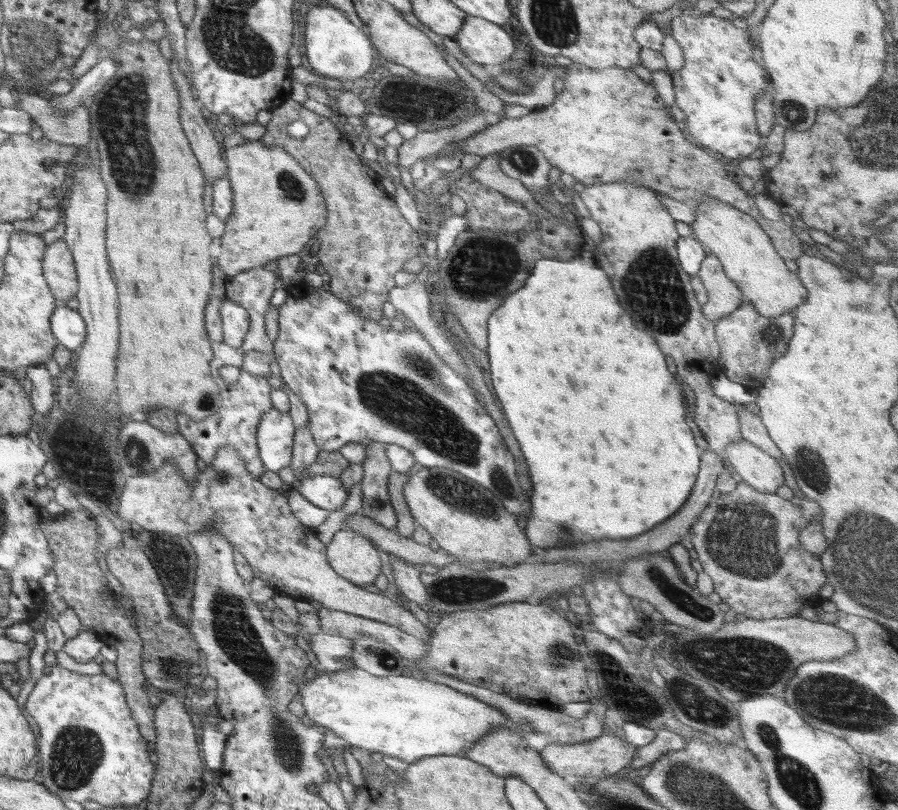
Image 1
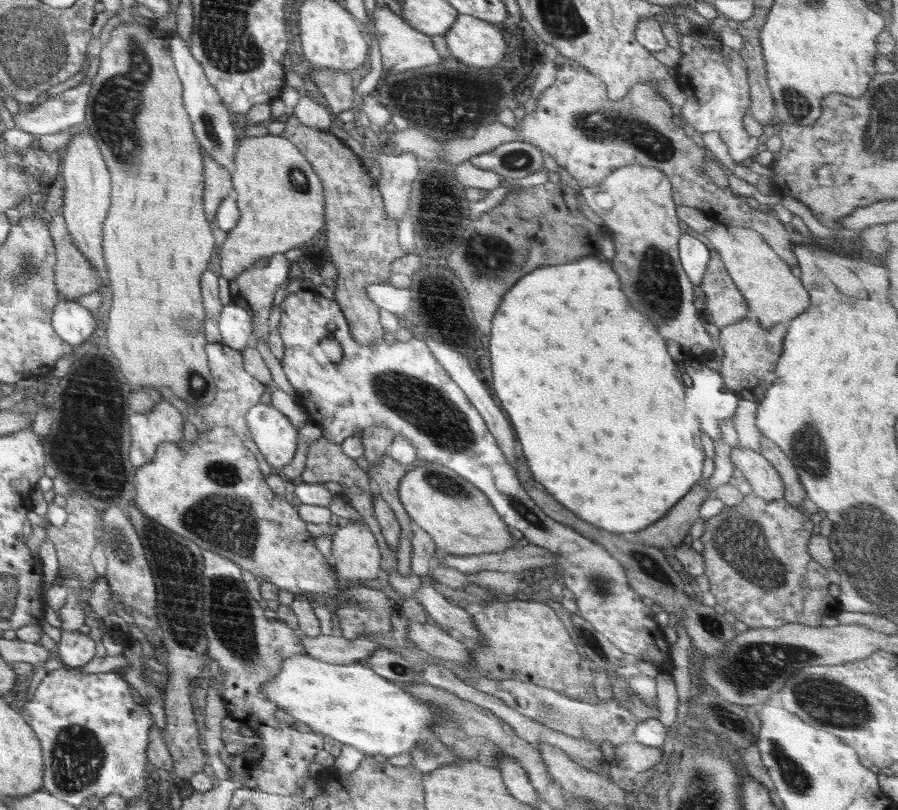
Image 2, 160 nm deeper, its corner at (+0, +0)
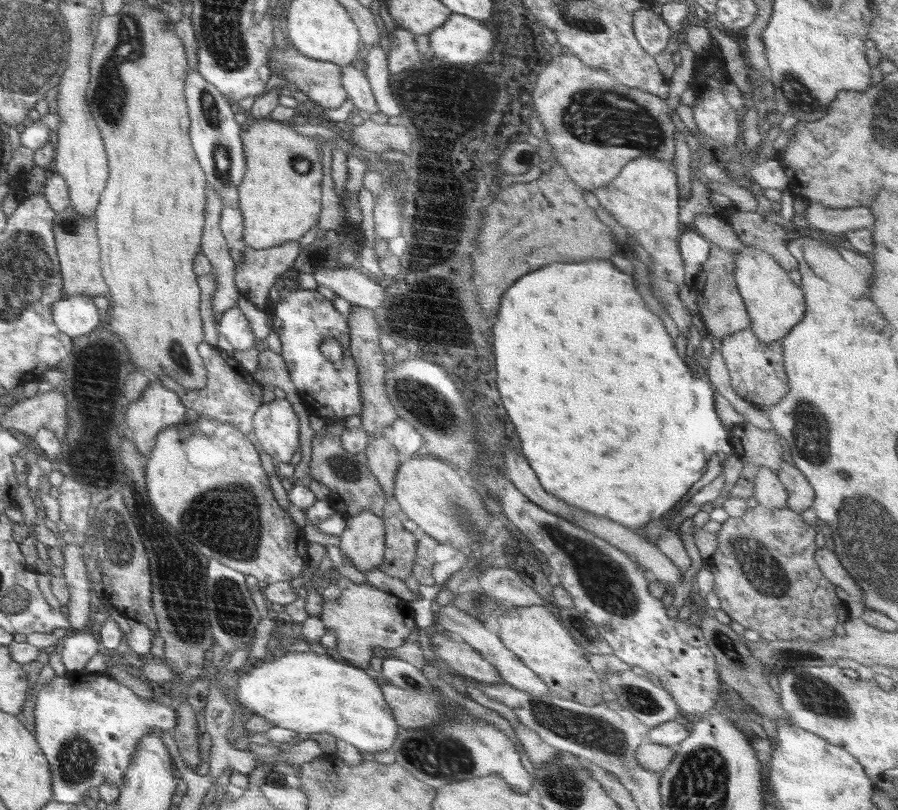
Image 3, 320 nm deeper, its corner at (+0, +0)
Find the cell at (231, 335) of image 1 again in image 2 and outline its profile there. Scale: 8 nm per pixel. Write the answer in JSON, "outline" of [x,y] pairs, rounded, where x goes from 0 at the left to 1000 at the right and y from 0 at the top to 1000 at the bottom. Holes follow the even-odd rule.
{"outline":[[[256,374],[247,380],[243,405],[247,414],[247,425],[269,432],[275,428],[282,411],[282,398],[278,388],[272,380]]]}

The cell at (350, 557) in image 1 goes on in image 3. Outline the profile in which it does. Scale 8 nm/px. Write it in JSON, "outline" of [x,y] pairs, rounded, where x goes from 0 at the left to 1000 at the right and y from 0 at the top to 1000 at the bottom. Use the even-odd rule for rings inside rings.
{"outline":[[[412,631],[385,638],[385,651],[376,675],[403,707],[419,705],[429,678],[428,641]]]}

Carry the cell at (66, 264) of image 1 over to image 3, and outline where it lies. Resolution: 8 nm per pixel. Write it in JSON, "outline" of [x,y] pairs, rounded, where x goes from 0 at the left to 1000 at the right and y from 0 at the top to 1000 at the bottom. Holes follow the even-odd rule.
{"outline":[[[76,257],[61,263],[61,304],[66,310],[67,328],[75,363],[79,365],[120,365],[122,356],[115,343],[114,306],[110,305],[110,290],[107,267],[94,269],[82,258]]]}

